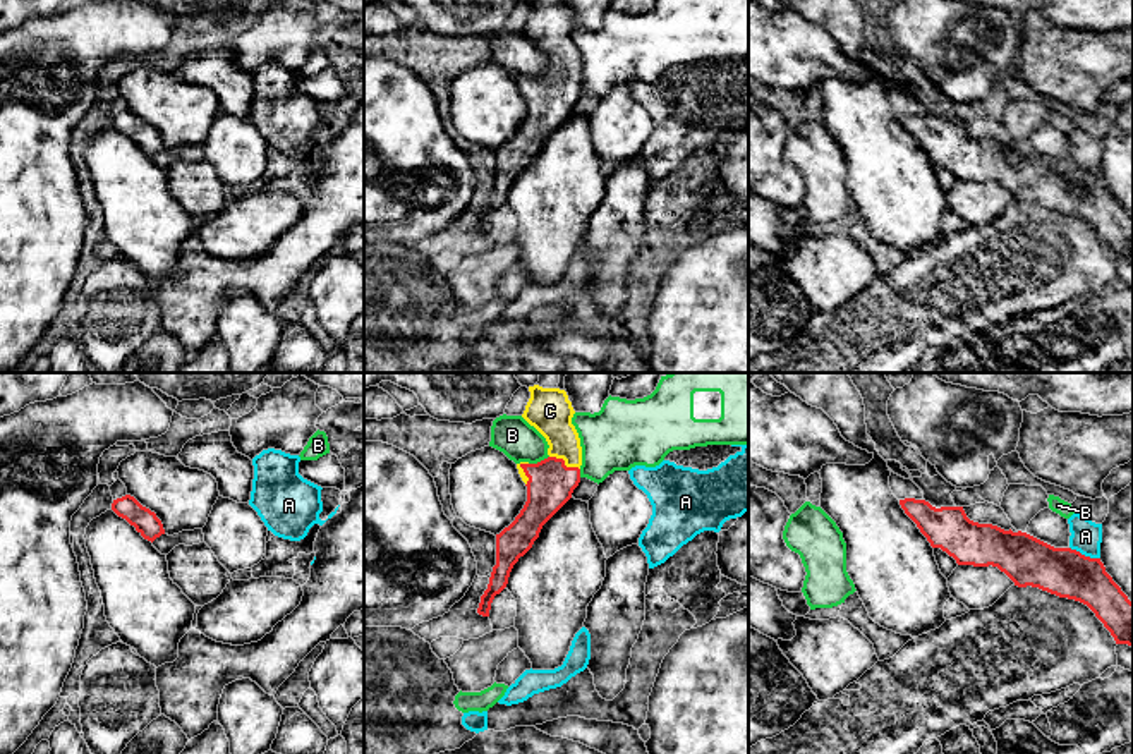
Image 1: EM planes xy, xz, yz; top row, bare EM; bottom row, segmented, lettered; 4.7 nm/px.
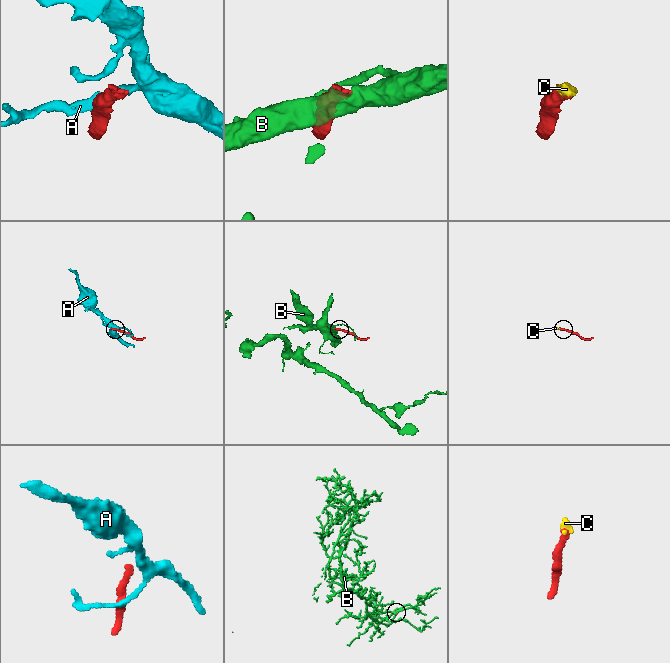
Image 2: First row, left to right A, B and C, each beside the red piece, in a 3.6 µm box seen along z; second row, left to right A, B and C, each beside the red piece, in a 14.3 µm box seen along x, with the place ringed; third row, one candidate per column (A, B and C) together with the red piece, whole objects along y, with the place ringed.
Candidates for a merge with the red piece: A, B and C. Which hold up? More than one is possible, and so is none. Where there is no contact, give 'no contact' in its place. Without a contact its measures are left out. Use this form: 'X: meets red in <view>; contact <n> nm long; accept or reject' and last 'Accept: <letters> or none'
A: meets red in yz; contact 160 nm long; reject
B: meets red in xz; contact 100 nm long; reject
C: meets red in xz; contact 160 nm long; accept
Accept: C

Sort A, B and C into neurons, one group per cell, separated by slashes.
A / B / C

